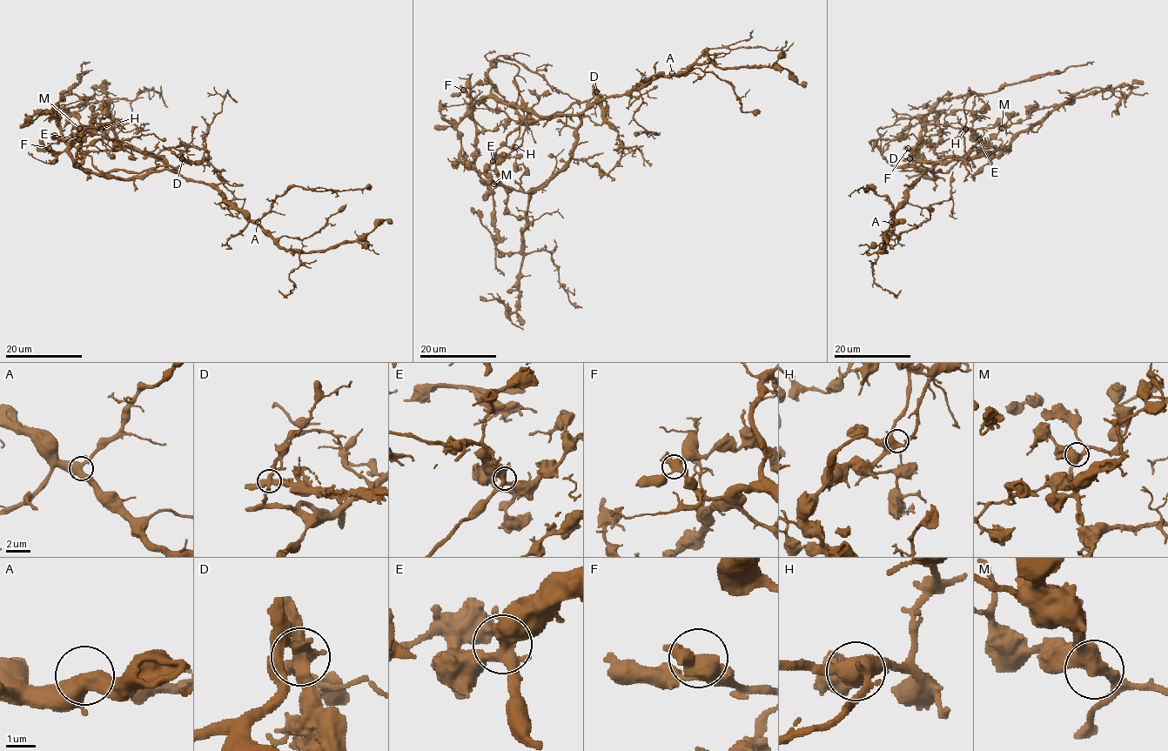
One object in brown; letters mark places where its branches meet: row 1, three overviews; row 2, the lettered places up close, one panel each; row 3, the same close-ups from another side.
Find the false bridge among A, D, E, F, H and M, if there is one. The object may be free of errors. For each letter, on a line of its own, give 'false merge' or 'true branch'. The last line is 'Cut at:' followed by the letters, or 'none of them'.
A: true branch
D: false merge
E: true branch
F: true branch
H: true branch
M: true branch
Cut at: D

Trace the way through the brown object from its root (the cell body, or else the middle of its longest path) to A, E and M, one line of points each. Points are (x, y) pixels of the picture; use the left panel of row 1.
A: (142, 177), (153, 172), (176, 170), (196, 182), (211, 184), (229, 201), (258, 222)
E: (142, 177), (123, 170), (100, 172), (92, 164), (92, 159), (82, 150), (78, 139)
M: (142, 177), (123, 170), (100, 172), (92, 164), (92, 159), (82, 150), (80, 144), (72, 139), (79, 128)

